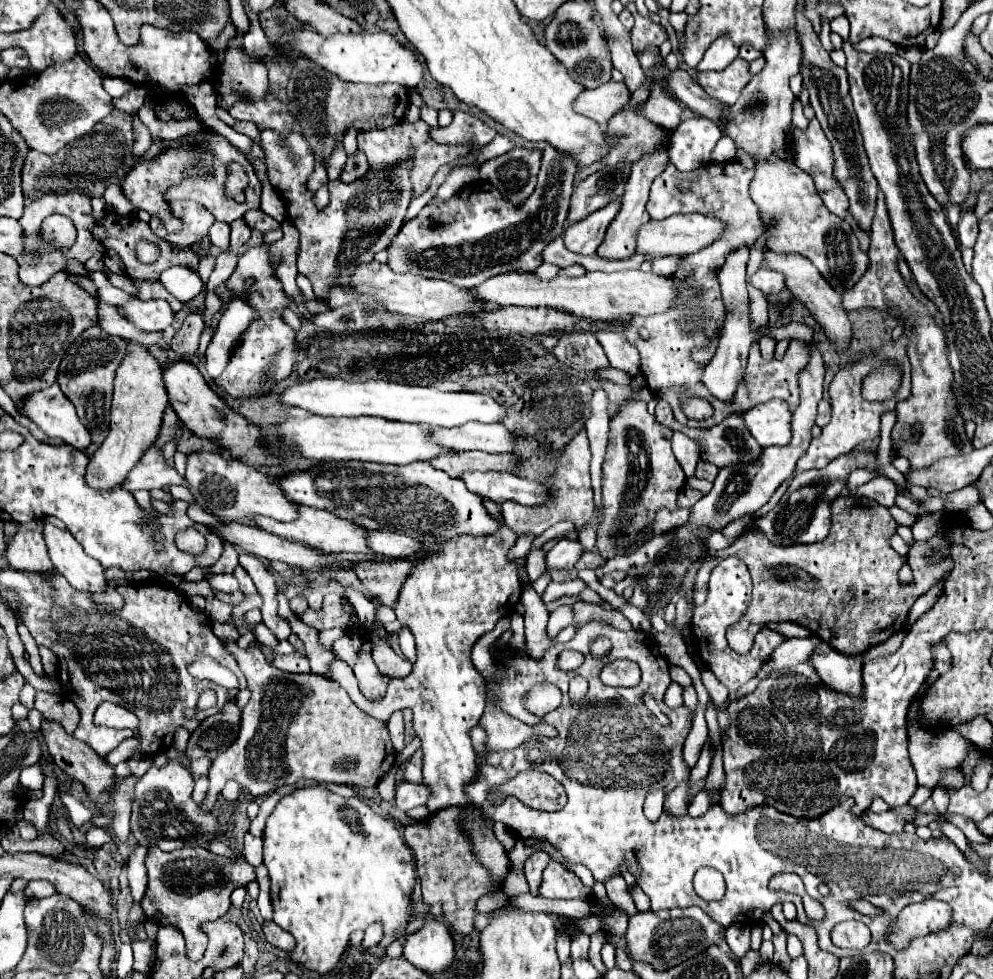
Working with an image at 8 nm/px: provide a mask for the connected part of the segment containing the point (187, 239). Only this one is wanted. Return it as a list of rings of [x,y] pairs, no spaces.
[[[174,200],[169,205],[176,217],[184,219],[184,229],[178,233],[168,233],[156,216],[151,217],[150,227],[157,236],[166,239],[172,249],[184,249],[194,245],[202,235],[208,233],[210,225],[216,221],[202,205],[196,205],[194,201]]]

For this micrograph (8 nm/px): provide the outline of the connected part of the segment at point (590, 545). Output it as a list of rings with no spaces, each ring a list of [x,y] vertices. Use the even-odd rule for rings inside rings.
[[[598,517],[598,521],[592,527],[588,527],[588,529],[584,529],[584,531],[578,533],[578,539],[582,541],[584,551],[592,551],[594,549],[594,545],[596,545],[596,525],[598,523],[600,523],[600,517]]]

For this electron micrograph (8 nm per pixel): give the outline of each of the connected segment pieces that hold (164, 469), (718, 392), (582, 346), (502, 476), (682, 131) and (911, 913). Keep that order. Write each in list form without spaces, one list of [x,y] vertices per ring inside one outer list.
[[[158,447],[148,449],[144,457],[138,461],[138,465],[127,475],[126,489],[136,491],[136,489],[160,489],[164,485],[186,485],[184,477],[176,473],[174,467],[168,467],[162,459],[162,451]]]
[[[738,247],[736,251],[728,253],[724,265],[718,269],[718,281],[720,281],[722,299],[726,305],[726,321],[724,321],[724,329],[720,333],[718,349],[712,357],[712,363],[708,363],[702,381],[710,389],[710,393],[722,401],[732,399],[732,393],[736,391],[740,379],[744,377],[750,345],[754,343],[754,339],[758,337],[760,331],[768,329],[768,325],[754,329],[754,331],[750,327],[752,321],[750,321],[750,301],[748,301],[748,289],[746,289],[746,261],[748,261],[748,247]]]
[[[566,329],[556,333],[556,337],[558,345],[552,349],[552,355],[572,369],[592,373],[596,369],[610,367],[602,345],[590,329]]]
[[[470,471],[470,473],[464,473],[460,479],[472,493],[490,497],[496,503],[504,503],[508,499],[518,501],[522,505],[542,505],[544,503],[544,487],[540,487],[540,483],[520,479],[512,473]]]
[[[704,117],[686,119],[670,135],[670,161],[678,171],[698,169],[708,163],[708,157],[720,137],[722,133],[712,125],[712,121],[704,121]]]
[[[924,899],[920,903],[912,903],[902,909],[894,923],[894,929],[890,929],[892,943],[900,947],[906,945],[906,941],[912,937],[940,931],[944,929],[944,925],[948,925],[950,915],[950,907],[938,899]]]

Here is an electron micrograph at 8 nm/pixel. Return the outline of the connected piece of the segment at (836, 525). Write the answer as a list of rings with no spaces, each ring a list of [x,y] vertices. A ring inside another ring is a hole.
[[[836,497],[830,505],[832,513],[832,527],[830,533],[824,541],[818,543],[808,543],[808,545],[788,545],[788,547],[778,547],[764,537],[764,533],[756,527],[746,529],[730,547],[718,551],[712,559],[706,559],[702,567],[698,569],[696,585],[694,585],[694,601],[700,603],[700,597],[704,601],[708,593],[708,577],[712,569],[718,565],[720,559],[728,555],[740,557],[752,575],[752,585],[754,585],[754,595],[750,601],[748,611],[742,615],[742,619],[734,625],[728,627],[728,643],[732,645],[734,651],[738,653],[748,653],[752,647],[752,641],[756,633],[764,627],[764,623],[778,623],[778,621],[792,621],[800,623],[802,627],[810,629],[814,635],[818,635],[822,641],[832,645],[840,653],[856,655],[866,651],[872,645],[878,645],[886,641],[890,635],[898,633],[906,625],[906,617],[914,601],[920,597],[920,591],[926,591],[920,583],[902,583],[898,579],[898,571],[906,557],[898,555],[890,547],[890,537],[896,533],[896,521],[892,519],[888,509],[880,509],[880,505],[872,501],[852,501],[844,497]]]

